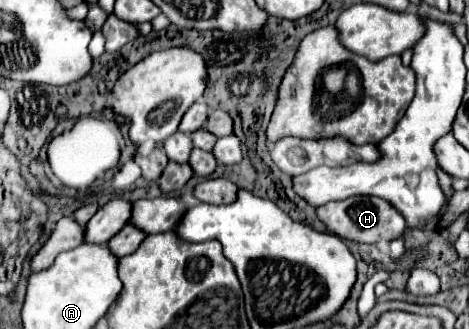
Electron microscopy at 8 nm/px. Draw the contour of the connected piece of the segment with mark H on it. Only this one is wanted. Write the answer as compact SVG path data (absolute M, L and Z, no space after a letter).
M356 196L356 198L348 198L348 200L328 202L324 206L318 206L316 214L328 226L328 230L334 232L336 236L352 240L352 242L362 242L362 244L396 240L402 236L402 232L406 228L404 216L396 208L392 208L392 204L388 204L376 196Z

